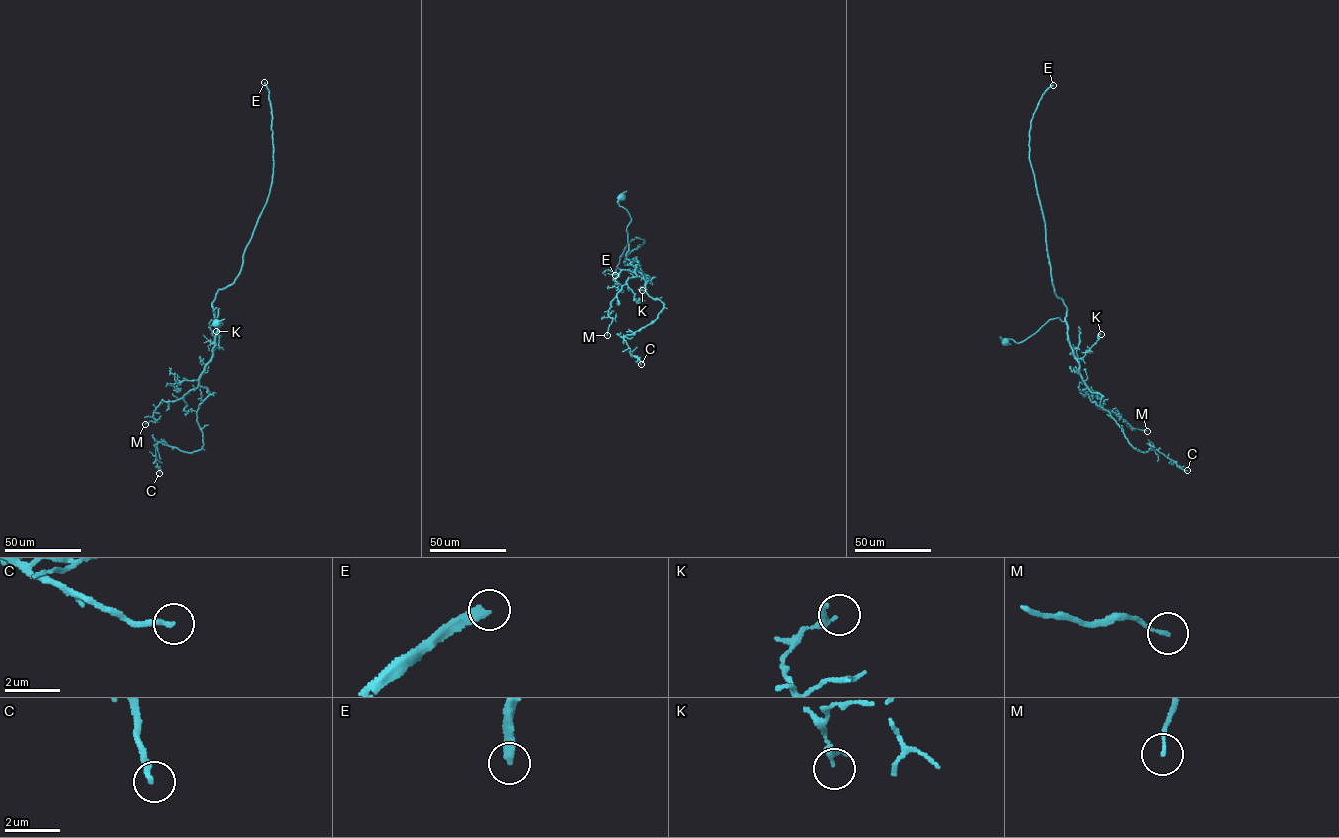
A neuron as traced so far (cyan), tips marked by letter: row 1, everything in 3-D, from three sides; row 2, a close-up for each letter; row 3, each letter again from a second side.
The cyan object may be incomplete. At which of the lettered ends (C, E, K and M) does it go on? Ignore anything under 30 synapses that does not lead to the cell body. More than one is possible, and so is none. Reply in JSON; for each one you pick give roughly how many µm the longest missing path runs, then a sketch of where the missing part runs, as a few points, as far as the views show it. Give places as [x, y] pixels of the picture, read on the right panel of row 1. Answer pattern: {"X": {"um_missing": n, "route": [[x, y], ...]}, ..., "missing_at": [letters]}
{"E": {"um_missing": 150, "route": [[1053, 85], [1085, 44], [1068, 42], [1019, 63], [994, 86], [997, 101]]}, "missing_at": ["E"]}

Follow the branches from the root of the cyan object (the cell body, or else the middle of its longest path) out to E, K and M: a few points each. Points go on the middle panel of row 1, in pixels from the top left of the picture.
E: (621, 197), (619, 205), (631, 221), (624, 262), (644, 241), (627, 242), (615, 275)
K: (621, 197), (619, 205), (631, 221), (626, 230), (626, 257), (639, 261), (645, 279), (642, 290)
M: (621, 197), (619, 205), (631, 221), (626, 257), (639, 264), (636, 276), (610, 302), (607, 335)

